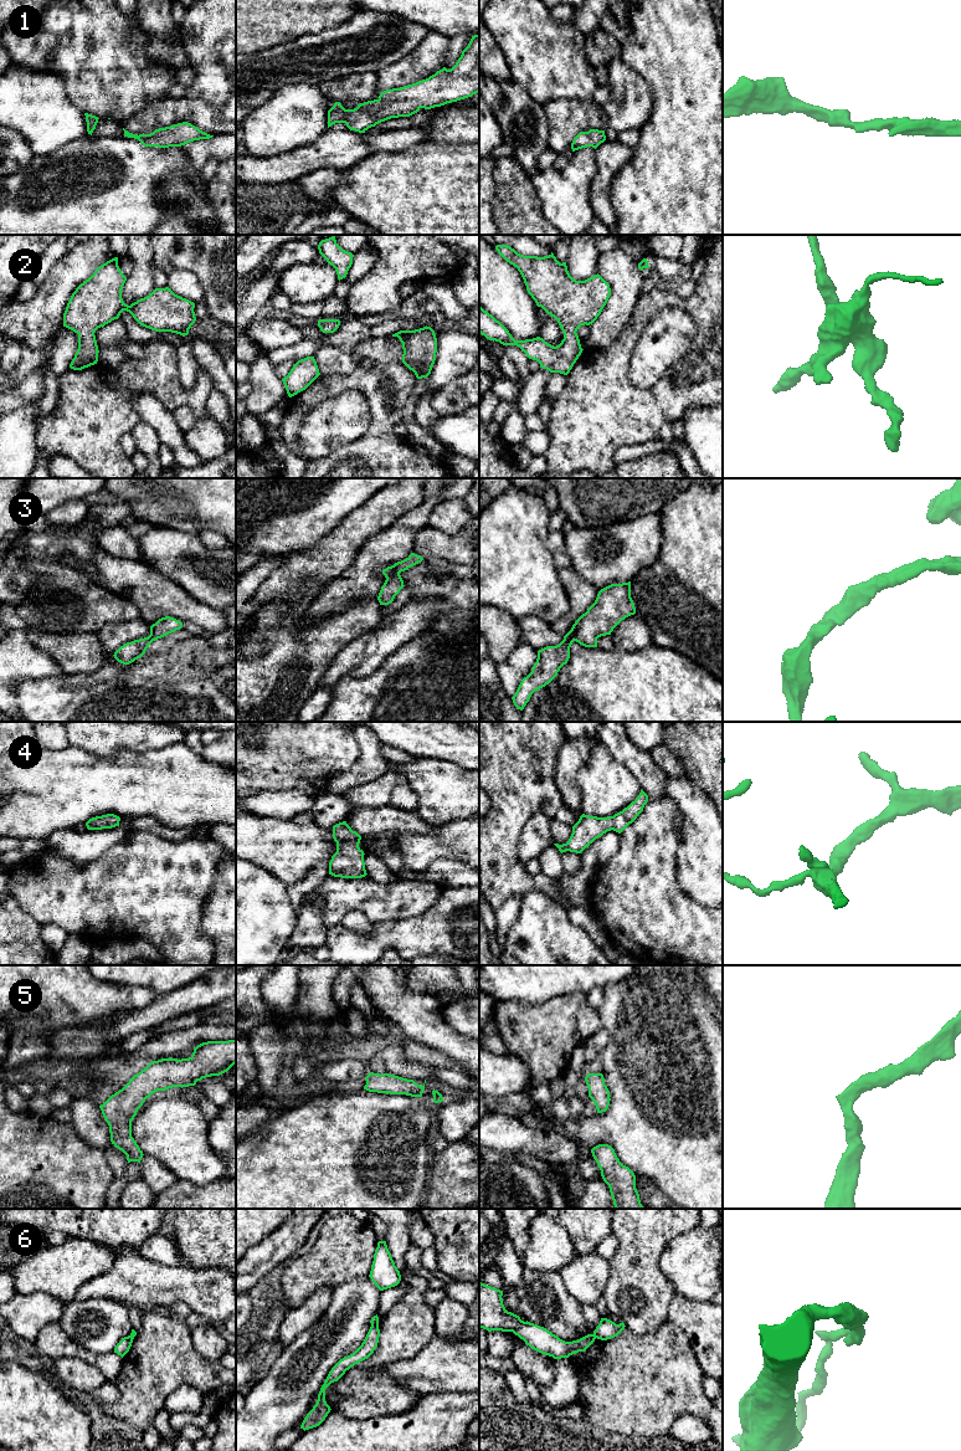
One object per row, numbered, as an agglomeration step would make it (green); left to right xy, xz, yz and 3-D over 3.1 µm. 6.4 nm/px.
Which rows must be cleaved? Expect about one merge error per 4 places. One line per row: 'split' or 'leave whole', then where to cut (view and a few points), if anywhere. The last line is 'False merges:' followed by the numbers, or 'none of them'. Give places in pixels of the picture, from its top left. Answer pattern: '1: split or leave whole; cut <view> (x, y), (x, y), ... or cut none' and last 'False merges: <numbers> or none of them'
1: leave whole; cut none
2: leave whole; cut none
3: leave whole; cut none
4: leave whole; cut none
5: leave whole; cut none
6: split; cut yz (594, 1333), (596, 1337)
False merges: 6

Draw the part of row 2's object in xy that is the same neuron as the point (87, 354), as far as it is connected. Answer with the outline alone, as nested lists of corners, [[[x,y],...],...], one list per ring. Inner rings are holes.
[[[118,257],[101,265],[94,273],[81,283],[72,293],[63,313],[63,327],[78,334],[78,349],[72,359],[70,368],[82,370],[98,362],[98,345],[94,332],[118,319],[123,311],[129,312],[133,318],[143,327],[155,332],[171,332],[183,337],[189,334],[189,329],[195,323],[195,303],[175,294],[169,287],[155,288],[149,296],[138,299],[130,306],[122,298],[122,289],[127,277],[118,266]]]

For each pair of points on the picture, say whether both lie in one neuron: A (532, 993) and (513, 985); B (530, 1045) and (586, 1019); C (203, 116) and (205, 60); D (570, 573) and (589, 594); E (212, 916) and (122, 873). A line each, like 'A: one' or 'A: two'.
A: one
B: two
C: one
D: one
E: two

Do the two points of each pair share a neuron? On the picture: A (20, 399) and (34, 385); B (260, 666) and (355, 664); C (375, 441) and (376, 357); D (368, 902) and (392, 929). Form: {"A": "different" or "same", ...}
{"A": "same", "B": "different", "C": "same", "D": "different"}

